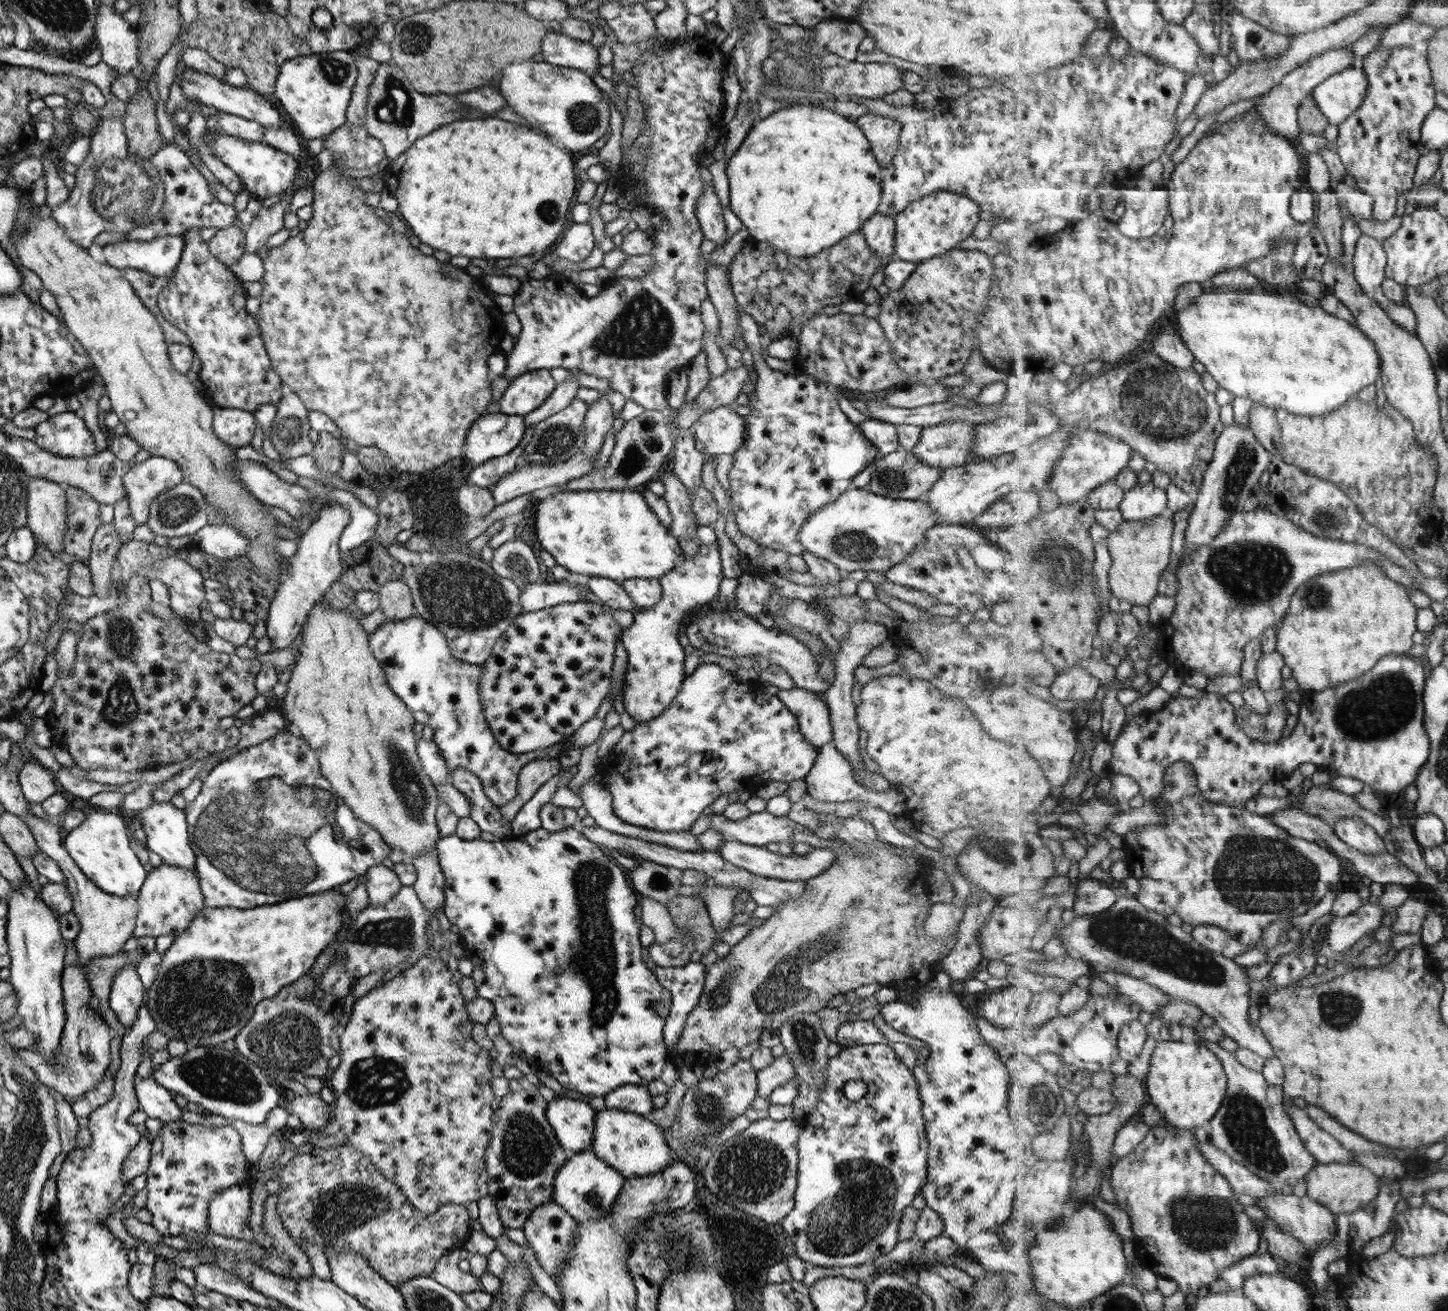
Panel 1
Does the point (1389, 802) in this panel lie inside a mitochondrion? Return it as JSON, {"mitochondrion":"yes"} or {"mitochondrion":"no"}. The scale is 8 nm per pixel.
{"mitochondrion":"no"}

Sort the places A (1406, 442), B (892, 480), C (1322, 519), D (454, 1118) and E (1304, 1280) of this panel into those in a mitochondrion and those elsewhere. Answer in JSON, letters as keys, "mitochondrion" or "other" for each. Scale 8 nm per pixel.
{"A":"other","B":"mitochondrion","C":"mitochondrion","D":"other","E":"other"}

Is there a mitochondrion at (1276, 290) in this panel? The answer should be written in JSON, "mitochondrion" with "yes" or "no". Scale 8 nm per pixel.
{"mitochondrion":"no"}

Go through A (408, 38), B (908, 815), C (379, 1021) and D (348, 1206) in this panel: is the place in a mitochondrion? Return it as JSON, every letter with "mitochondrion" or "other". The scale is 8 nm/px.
{"A":"mitochondrion","B":"other","C":"other","D":"mitochondrion"}

